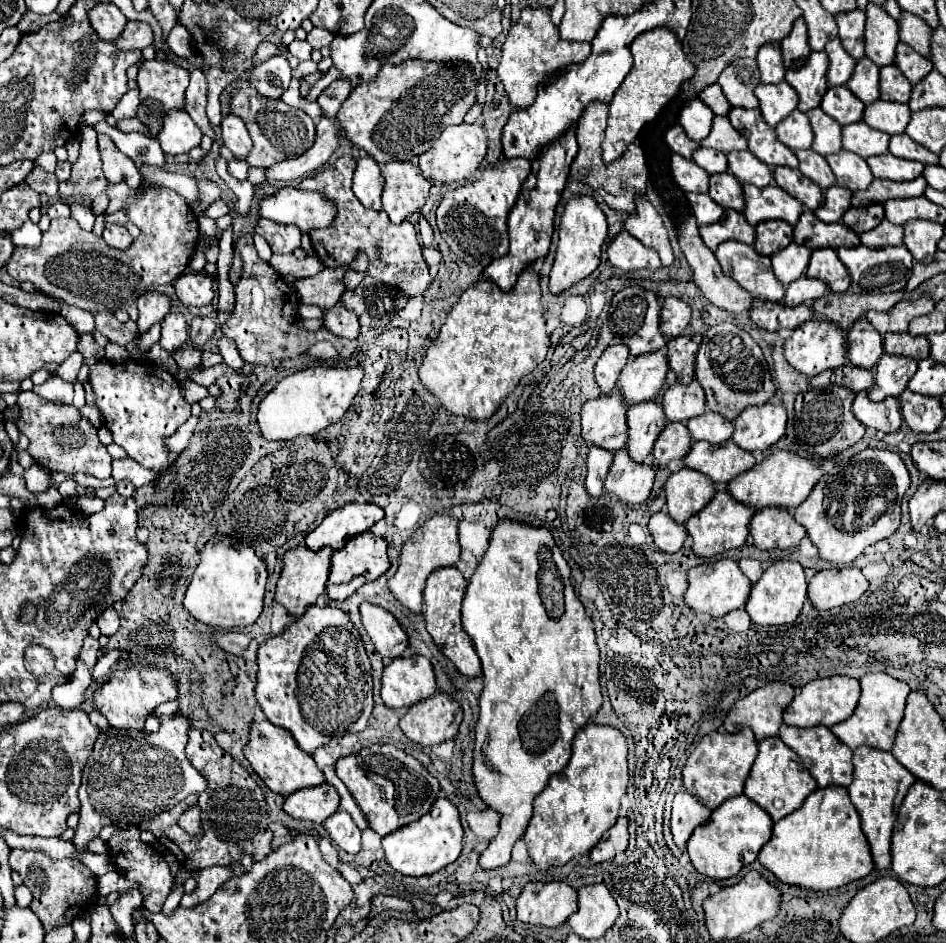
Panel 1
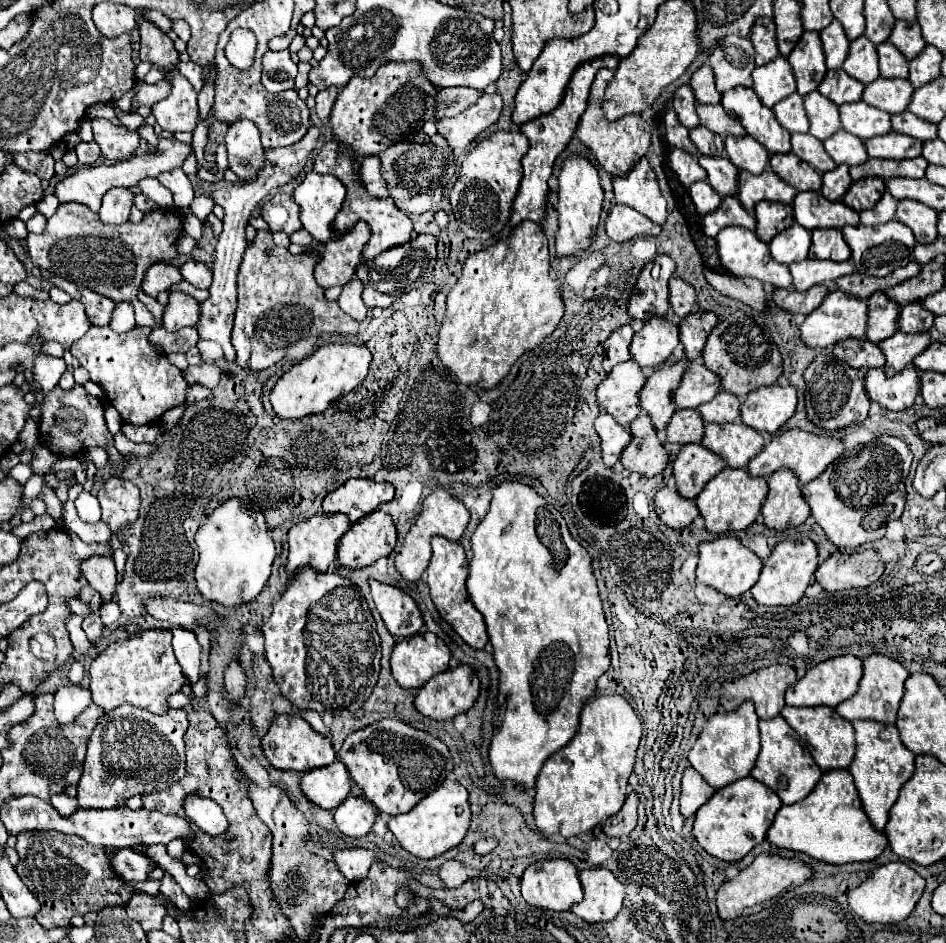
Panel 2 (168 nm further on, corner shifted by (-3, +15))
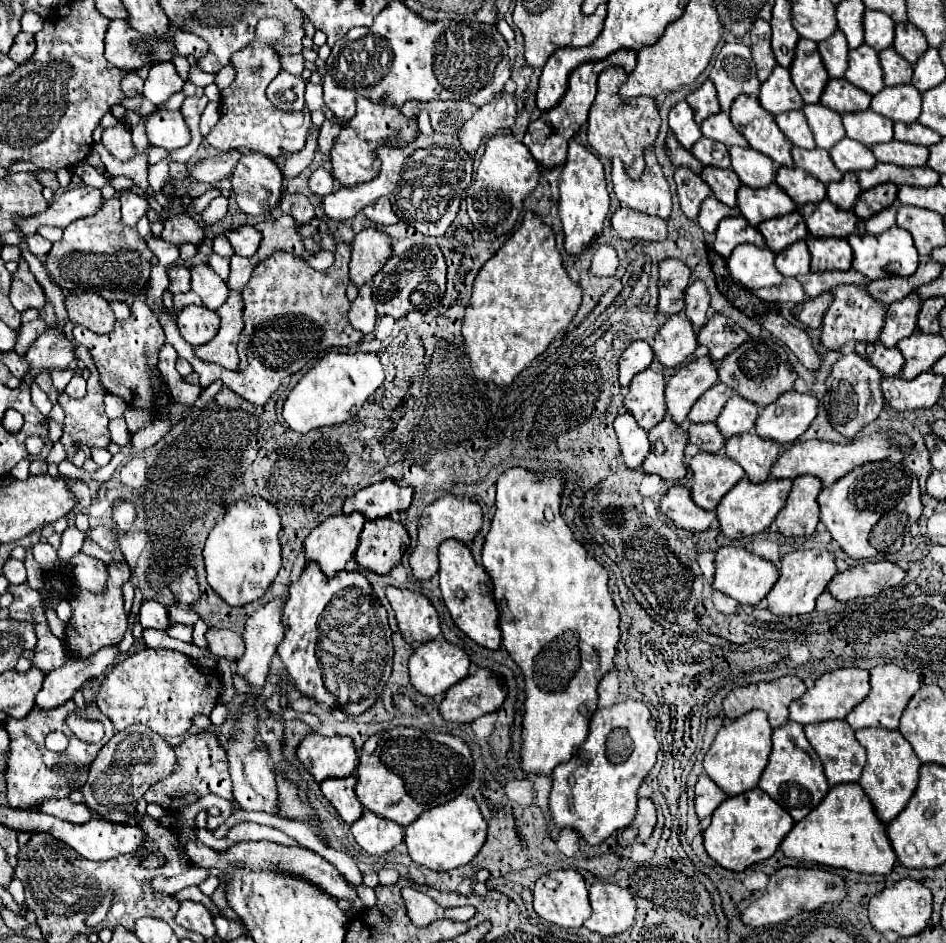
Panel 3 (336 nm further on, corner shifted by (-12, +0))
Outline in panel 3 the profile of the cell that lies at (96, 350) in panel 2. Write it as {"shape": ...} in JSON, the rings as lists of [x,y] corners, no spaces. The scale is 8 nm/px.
{"shape":[[[135,299],[131,307],[131,317],[127,321],[117,321],[115,329],[109,335],[95,335],[93,331],[85,327],[75,327],[73,337],[77,343],[85,345],[95,361],[95,367],[99,371],[101,387],[107,393],[119,395],[129,407],[145,409],[151,417],[157,415],[157,397],[167,397],[167,393],[155,391],[155,379],[159,379],[157,373],[157,357],[159,349],[165,343],[163,327],[159,325],[155,313],[149,309],[149,305],[143,299]]]}

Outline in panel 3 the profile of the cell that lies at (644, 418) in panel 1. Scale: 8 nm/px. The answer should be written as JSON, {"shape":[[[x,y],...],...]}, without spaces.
{"shape":[[[701,357],[681,367],[665,385],[667,417],[683,425],[693,403],[707,391],[707,387],[717,383],[717,367],[709,357]]]}

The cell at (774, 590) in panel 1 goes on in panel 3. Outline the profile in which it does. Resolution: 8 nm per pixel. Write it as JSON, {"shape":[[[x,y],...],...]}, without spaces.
{"shape":[[[809,549],[809,551],[787,553],[781,561],[781,575],[767,595],[767,609],[773,615],[781,615],[781,617],[811,613],[815,609],[815,599],[825,591],[827,583],[831,581],[835,573],[837,573],[835,555],[827,549]]]}

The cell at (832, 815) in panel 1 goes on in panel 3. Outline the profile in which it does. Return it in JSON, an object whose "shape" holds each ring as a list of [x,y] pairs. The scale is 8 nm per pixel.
{"shape":[[[859,783],[831,787],[825,799],[805,819],[795,823],[789,835],[781,841],[779,849],[785,853],[785,857],[795,861],[813,861],[867,875],[887,875],[897,863],[887,831],[877,819],[875,809]]]}

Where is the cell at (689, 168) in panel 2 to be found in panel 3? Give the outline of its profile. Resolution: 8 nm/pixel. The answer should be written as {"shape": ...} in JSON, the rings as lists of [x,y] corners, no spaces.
{"shape":[[[675,169],[675,183],[677,183],[681,211],[689,219],[697,219],[703,199],[707,199],[711,195],[709,185],[689,169]]]}

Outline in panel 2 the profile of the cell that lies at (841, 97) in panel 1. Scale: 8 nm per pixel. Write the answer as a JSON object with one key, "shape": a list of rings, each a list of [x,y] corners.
{"shape":[[[828,70],[818,90],[822,92],[822,96],[830,98],[834,104],[840,106],[846,102],[858,102],[862,98],[864,84],[848,76],[844,70]]]}

